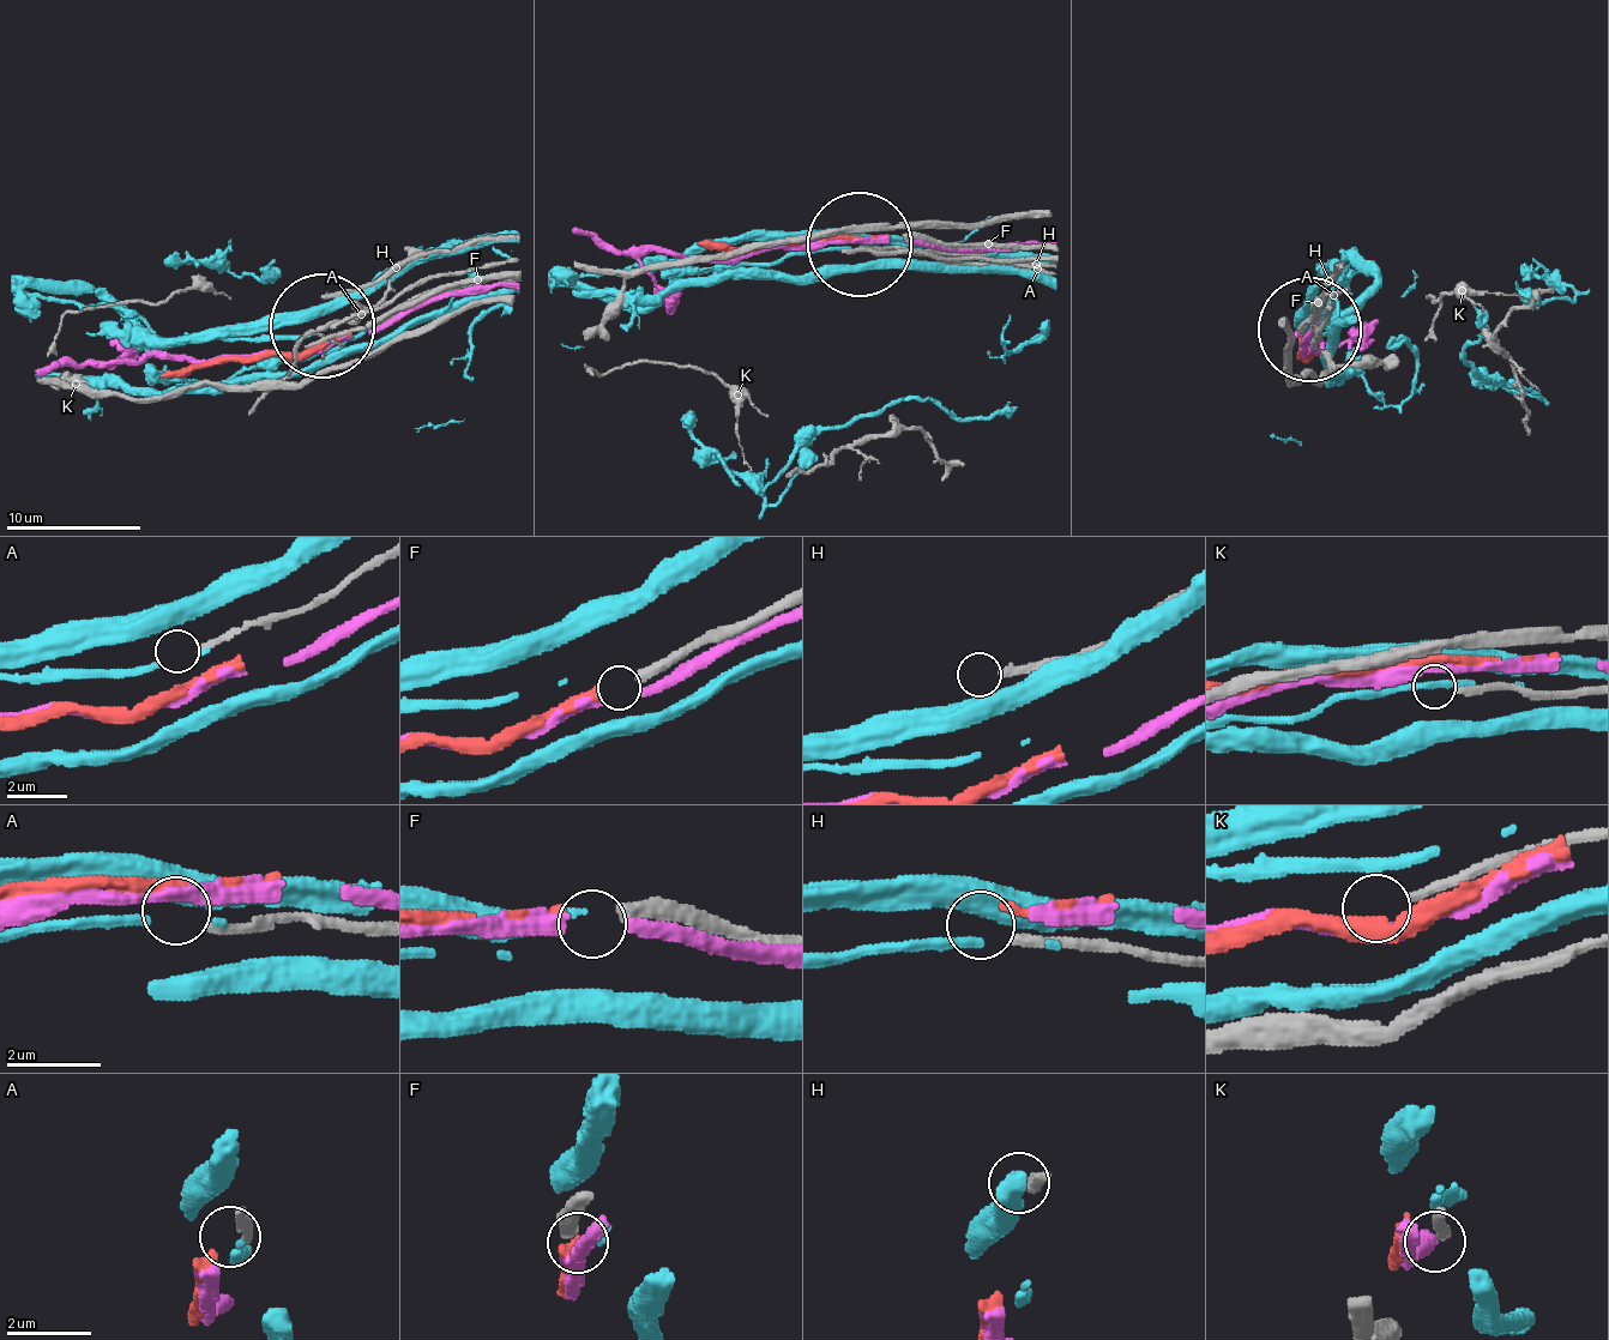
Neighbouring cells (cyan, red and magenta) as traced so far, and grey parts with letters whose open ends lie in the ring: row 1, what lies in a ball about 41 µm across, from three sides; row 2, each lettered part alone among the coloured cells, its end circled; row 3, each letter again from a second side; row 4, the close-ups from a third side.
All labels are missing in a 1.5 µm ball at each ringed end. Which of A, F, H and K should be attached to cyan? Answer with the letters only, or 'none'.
A

